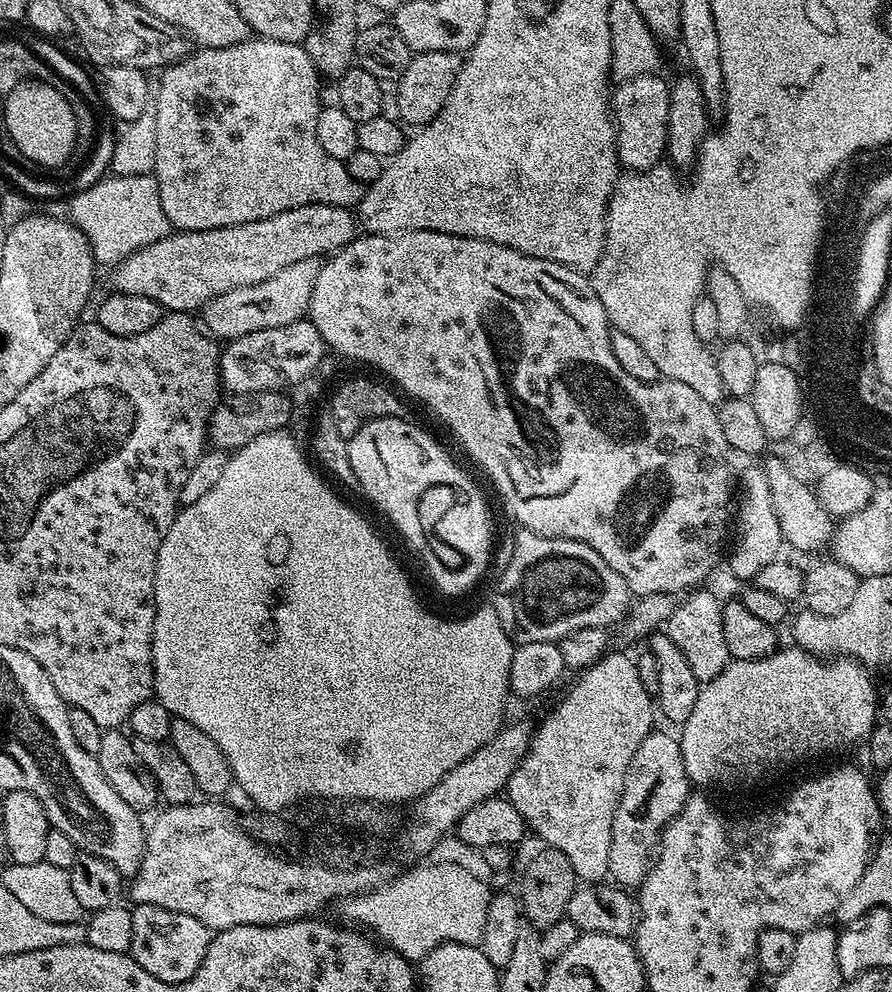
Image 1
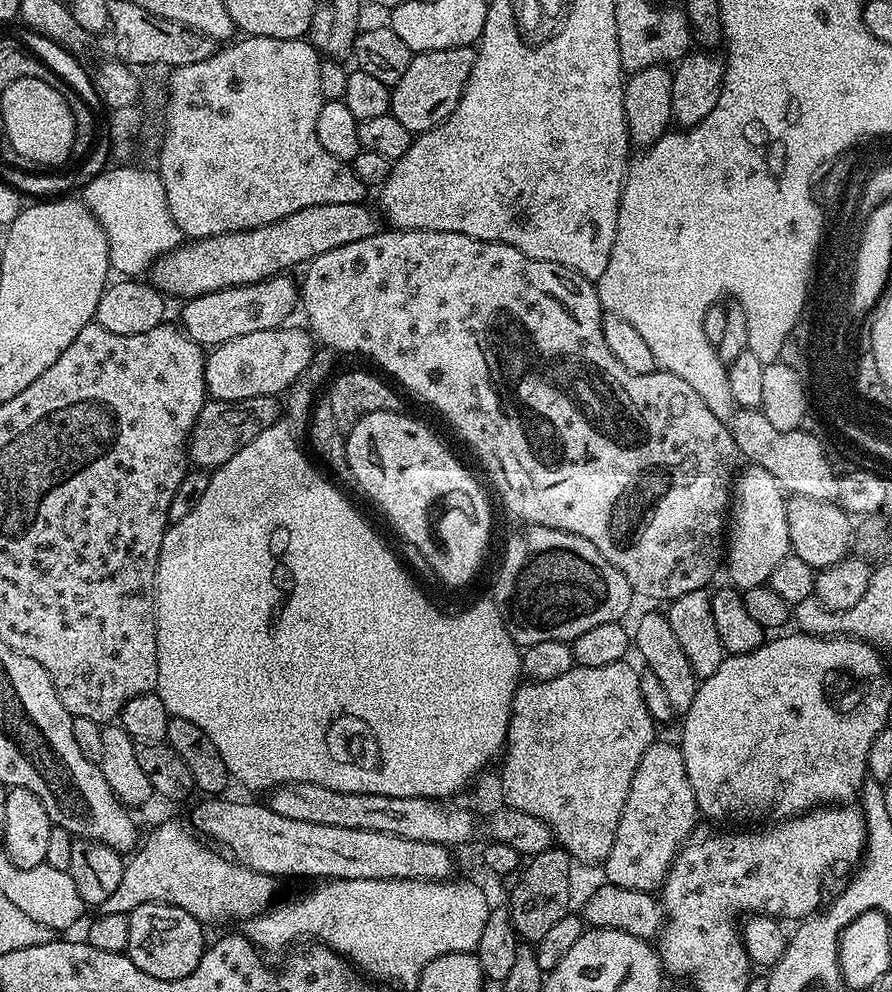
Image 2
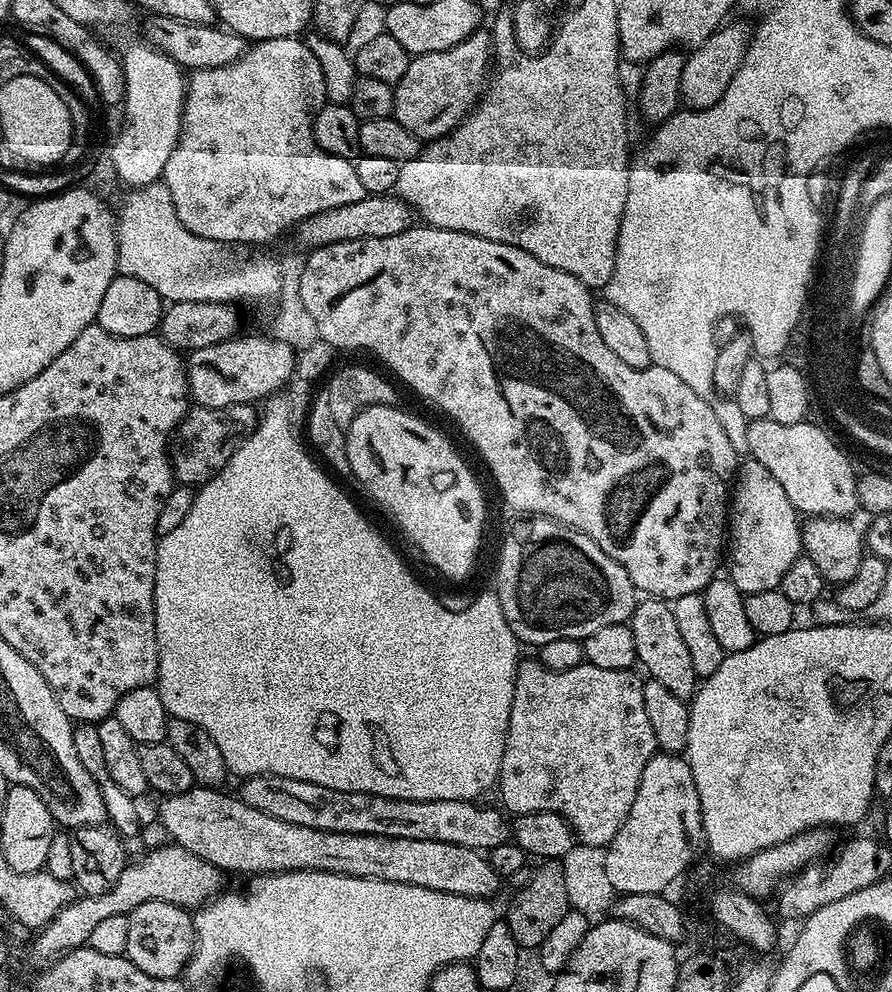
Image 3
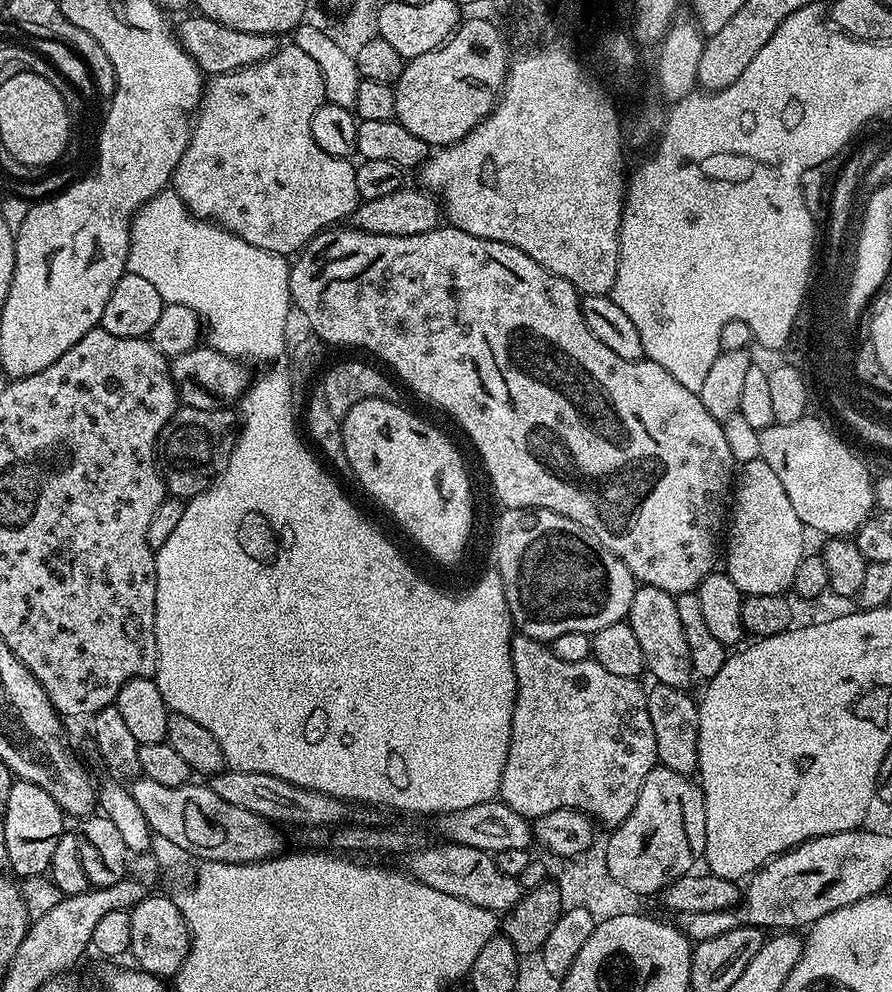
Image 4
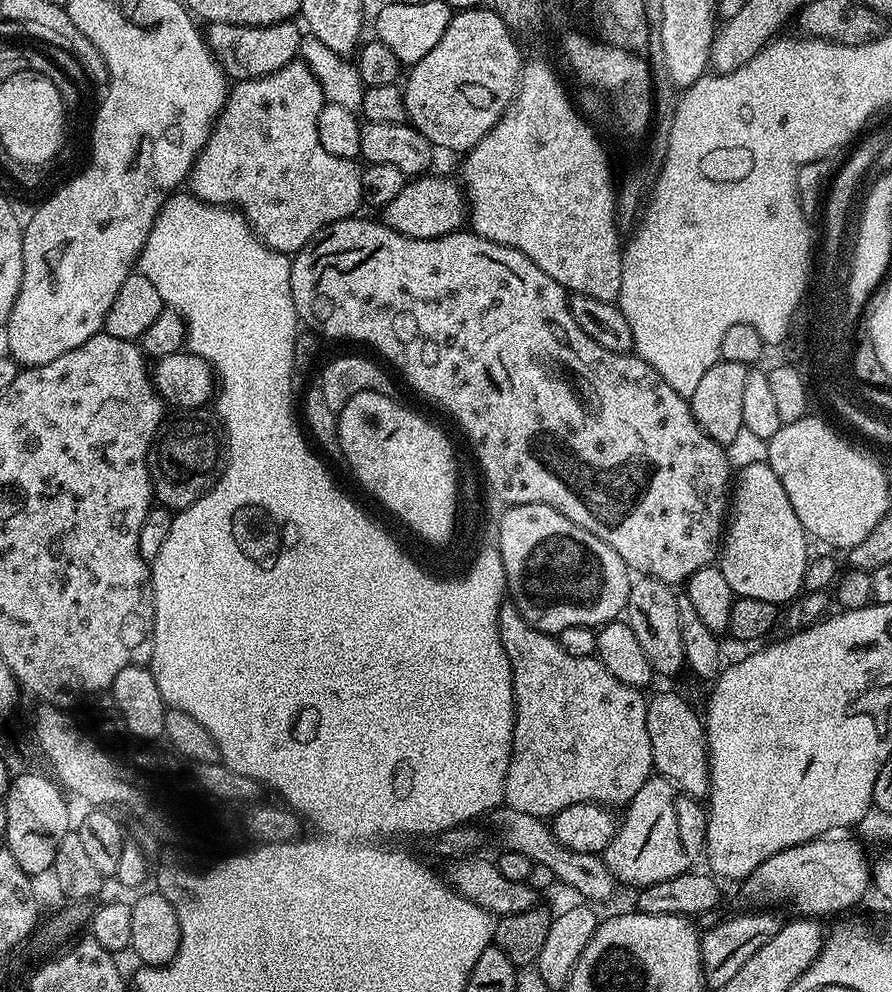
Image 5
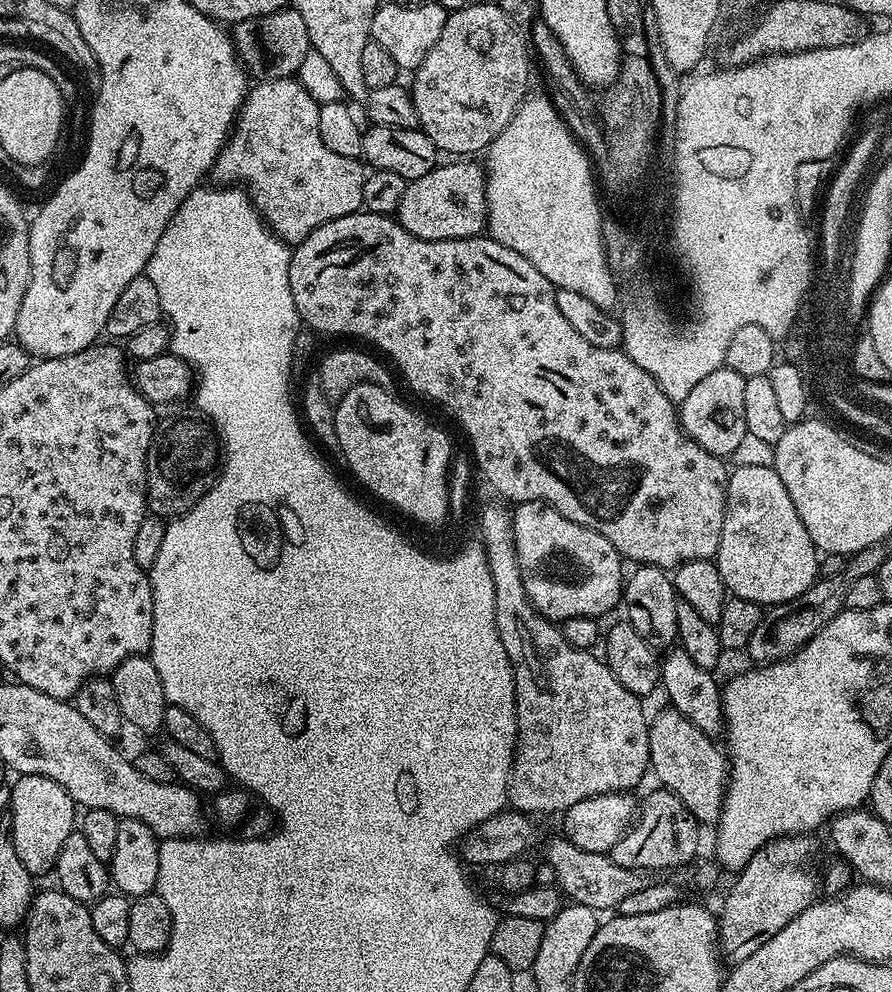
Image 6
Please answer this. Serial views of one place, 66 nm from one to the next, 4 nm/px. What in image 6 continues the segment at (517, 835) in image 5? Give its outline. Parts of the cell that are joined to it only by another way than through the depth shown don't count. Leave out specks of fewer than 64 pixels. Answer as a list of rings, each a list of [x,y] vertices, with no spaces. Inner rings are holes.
[[[556,834],[556,837],[545,846],[542,856],[554,868],[556,884],[565,897],[573,904],[595,908],[600,914],[604,914],[607,908],[619,909],[626,897],[638,890],[646,890],[650,883],[649,873],[618,866],[618,862],[614,862],[611,855],[602,852],[578,850],[574,842],[564,839],[560,834]]]

